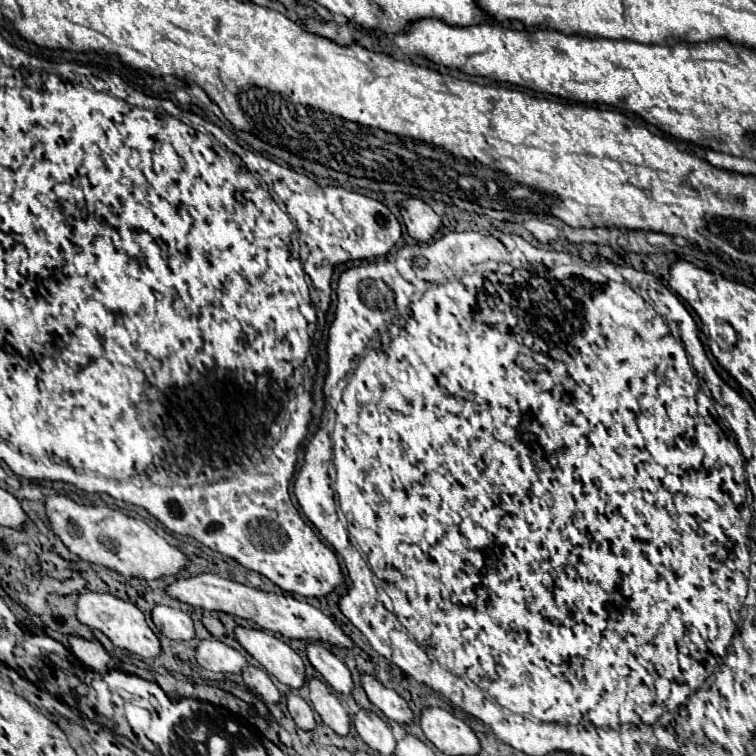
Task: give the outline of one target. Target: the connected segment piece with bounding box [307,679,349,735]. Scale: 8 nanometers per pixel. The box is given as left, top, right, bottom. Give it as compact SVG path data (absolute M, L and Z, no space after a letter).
M309 679L307 685L309 685L309 697L313 703L313 709L319 713L323 723L329 725L335 733L347 735L349 733L349 715L345 713L339 699L319 679Z

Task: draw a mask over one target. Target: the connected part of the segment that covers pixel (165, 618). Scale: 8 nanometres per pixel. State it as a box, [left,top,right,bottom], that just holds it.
[151,605,195,641]

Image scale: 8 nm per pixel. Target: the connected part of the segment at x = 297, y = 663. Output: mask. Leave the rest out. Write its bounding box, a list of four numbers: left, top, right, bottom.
[235,627,305,689]

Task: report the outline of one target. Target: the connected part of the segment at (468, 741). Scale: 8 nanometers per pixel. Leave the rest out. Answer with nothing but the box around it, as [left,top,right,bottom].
[419,707,481,755]

